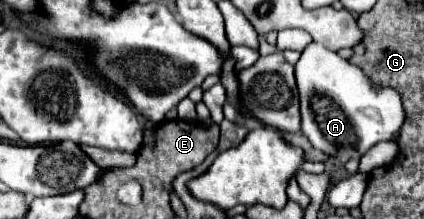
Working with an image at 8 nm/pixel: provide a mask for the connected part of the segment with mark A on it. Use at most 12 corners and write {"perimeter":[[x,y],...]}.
{"perimeter":[[312,42],[296,64],[302,134],[346,164],[404,124],[398,90]]}

